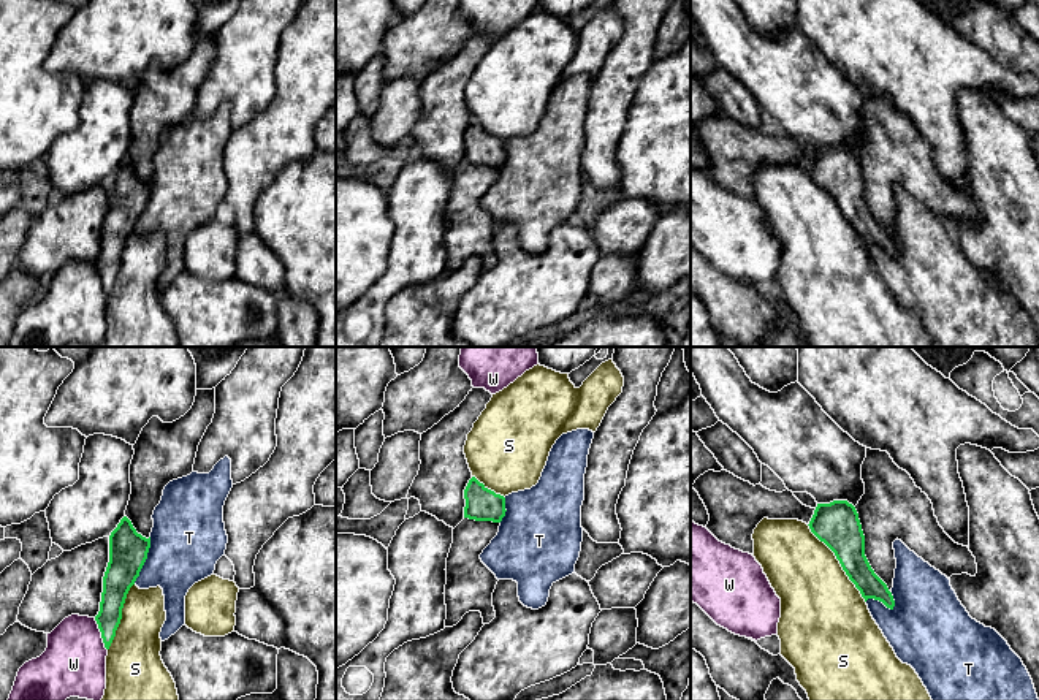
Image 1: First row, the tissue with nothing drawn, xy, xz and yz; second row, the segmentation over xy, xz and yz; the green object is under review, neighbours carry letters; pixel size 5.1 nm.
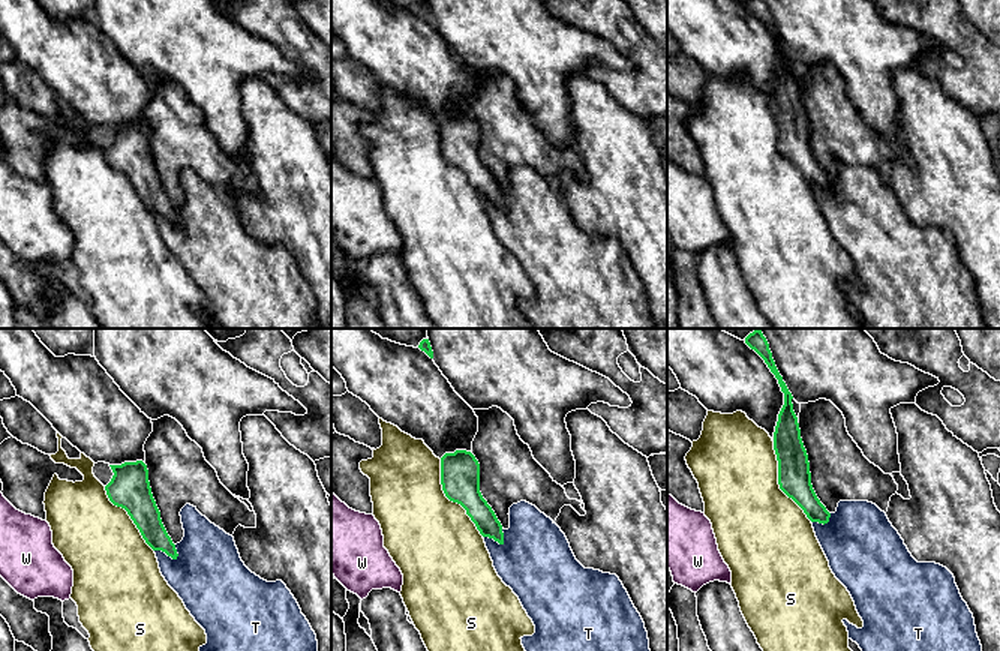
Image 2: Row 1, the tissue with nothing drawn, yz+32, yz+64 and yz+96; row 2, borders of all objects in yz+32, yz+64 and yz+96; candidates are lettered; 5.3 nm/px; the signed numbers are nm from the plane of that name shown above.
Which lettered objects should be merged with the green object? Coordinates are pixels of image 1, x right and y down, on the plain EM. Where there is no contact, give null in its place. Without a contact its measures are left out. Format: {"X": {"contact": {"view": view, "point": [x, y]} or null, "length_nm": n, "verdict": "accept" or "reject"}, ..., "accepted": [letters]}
{"S": {"contact": {"view": "yz", "point": [840, 208]}, "length_nm": 500, "verdict": "reject"}, "T": {"contact": {"view": "xy", "point": [144, 206]}, "length_nm": 260, "verdict": "reject"}, "W": {"contact": {"view": "xy", "point": [102, 279]}, "length_nm": 180, "verdict": "reject"}, "accepted": []}

